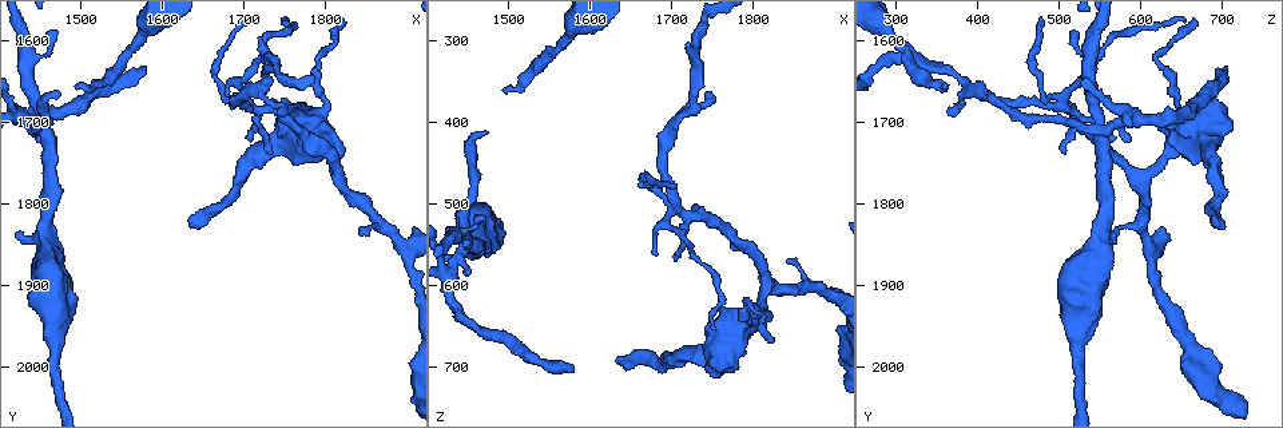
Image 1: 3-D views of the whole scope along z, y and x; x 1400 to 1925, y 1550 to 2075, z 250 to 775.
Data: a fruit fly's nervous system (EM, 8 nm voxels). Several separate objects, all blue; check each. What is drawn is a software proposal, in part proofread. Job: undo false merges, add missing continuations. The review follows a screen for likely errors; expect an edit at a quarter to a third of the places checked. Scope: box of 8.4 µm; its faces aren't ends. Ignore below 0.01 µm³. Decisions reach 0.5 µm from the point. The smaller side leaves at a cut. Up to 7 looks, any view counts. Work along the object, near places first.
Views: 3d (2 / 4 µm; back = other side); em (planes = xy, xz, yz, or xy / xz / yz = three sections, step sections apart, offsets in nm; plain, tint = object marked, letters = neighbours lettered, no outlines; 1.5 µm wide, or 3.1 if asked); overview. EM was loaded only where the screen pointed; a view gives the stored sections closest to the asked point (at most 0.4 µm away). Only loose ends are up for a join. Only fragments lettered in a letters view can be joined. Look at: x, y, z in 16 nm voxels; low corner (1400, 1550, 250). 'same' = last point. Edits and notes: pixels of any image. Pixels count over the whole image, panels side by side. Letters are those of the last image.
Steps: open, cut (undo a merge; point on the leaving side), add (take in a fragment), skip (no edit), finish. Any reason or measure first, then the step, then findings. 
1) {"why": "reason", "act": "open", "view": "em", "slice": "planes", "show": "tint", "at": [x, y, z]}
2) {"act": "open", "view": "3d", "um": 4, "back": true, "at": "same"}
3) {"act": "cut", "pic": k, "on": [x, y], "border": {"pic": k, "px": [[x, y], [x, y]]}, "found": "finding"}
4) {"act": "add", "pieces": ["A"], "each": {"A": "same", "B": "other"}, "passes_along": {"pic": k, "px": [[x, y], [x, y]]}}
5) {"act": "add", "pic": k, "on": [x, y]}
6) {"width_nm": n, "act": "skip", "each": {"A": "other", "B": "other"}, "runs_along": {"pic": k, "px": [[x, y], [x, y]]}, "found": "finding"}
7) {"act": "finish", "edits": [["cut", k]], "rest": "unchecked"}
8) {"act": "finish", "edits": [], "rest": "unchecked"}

{"why": "branch stops here", "act": "open", "view": "em", "slice": "planes", "show": "plain", "at": [1740, 1690, 360]}

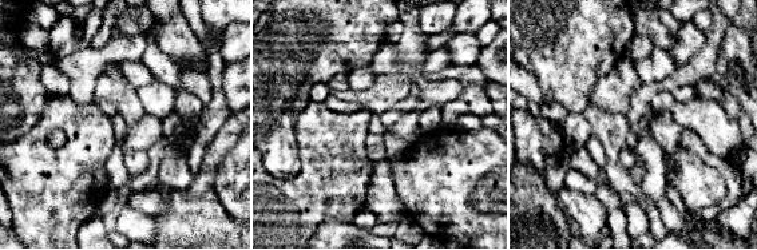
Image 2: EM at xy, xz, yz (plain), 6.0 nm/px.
{"act": "open", "view": "em", "slice": "planes", "show": "letters", "at": "same"}

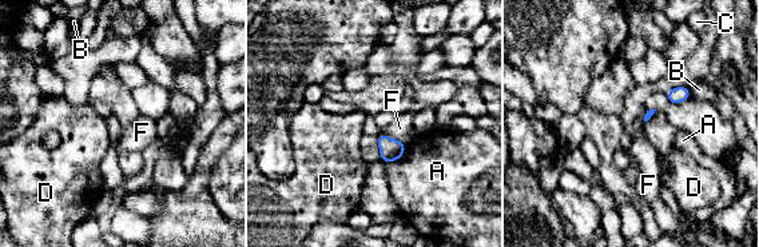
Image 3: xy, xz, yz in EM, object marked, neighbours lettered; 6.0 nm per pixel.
{"act": "skip", "each": {"A": "other", "B": "other", "C": "other", "D": "other", "F": "other"}, "found": "no lettered fragment goes on from it"}

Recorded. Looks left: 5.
{"act": "open", "view": "3d", "um": 2, "at": [1450, 1710, 555]}

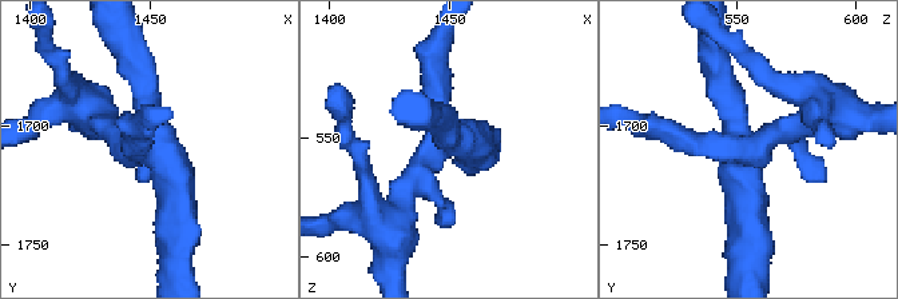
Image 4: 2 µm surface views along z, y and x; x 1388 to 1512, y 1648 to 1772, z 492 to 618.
{"act": "open", "view": "em", "slice": "planes", "show": "letters", "at": [1450, 1706, 551]}

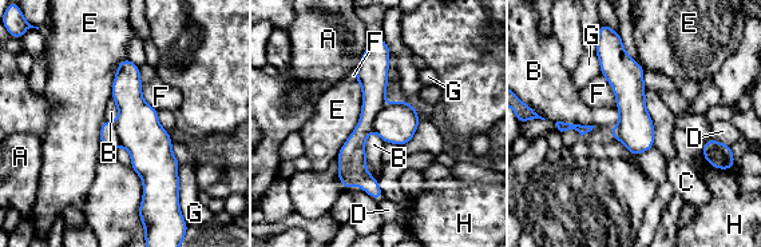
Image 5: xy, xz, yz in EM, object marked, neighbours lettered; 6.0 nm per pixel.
{"act": "cut", "pic": 5, "on": [373, 76], "each": {"A": "other", "B": "other", "C": "other", "D": "other", "E": "other", "F": "other", "G": "other", "H": "other"}, "part_leaving": {"pic": 5, "px": [[381, 44], [356, 140], [377, 196]]}, "found": "a second neuron is stuck on"}

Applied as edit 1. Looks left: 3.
{"act": "open", "view": "overview"}

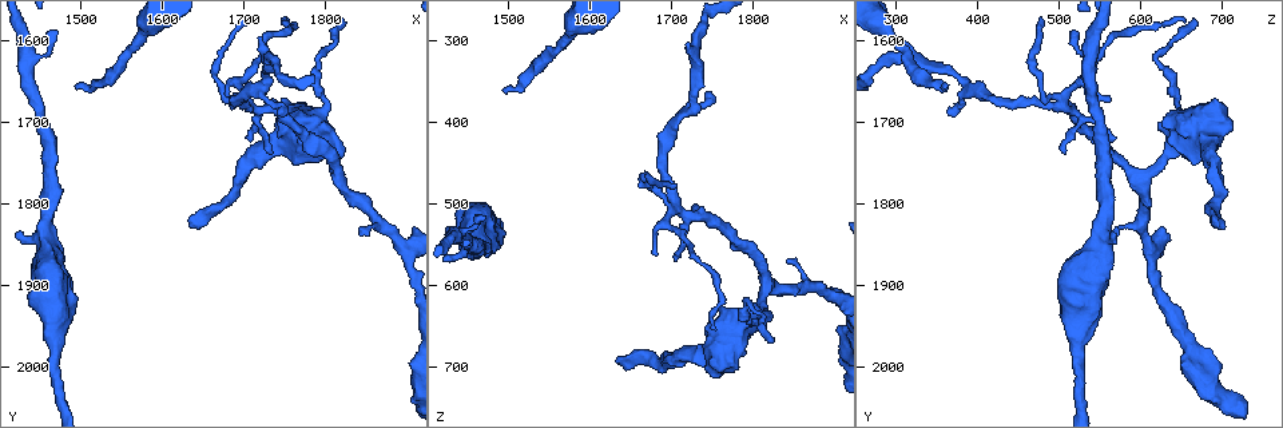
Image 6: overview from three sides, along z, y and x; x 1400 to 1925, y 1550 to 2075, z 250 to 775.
{"why": "tapers out", "act": "open", "view": "em", "slice": "planes", "show": "plain", "at": [1495, 1650, 365]}

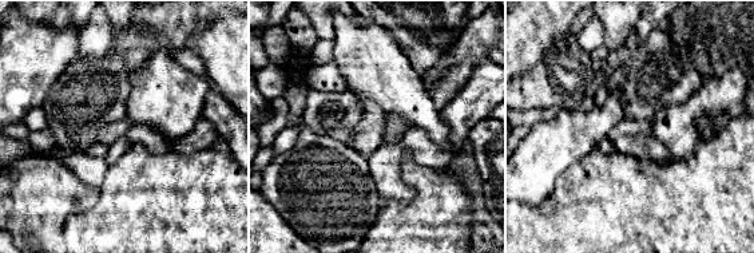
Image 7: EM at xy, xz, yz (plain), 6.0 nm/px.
{"why": "see the neighbours", "act": "open", "view": "em", "slice": "planes", "show": "letters", "at": "same"}

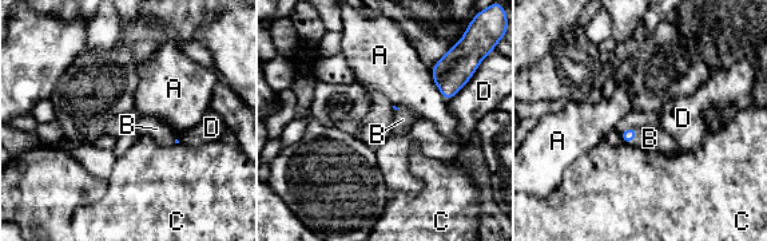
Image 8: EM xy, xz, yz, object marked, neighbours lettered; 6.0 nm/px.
{"act": "add", "pieces": ["B"], "each": {"A": "other", "B": "same", "C": "other", "D": "other"}, "found": "the neuron continues"}

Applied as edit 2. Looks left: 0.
{"act": "finish", "edits": [["cut", 5], ["add", 8]], "rest": "unchecked"}

